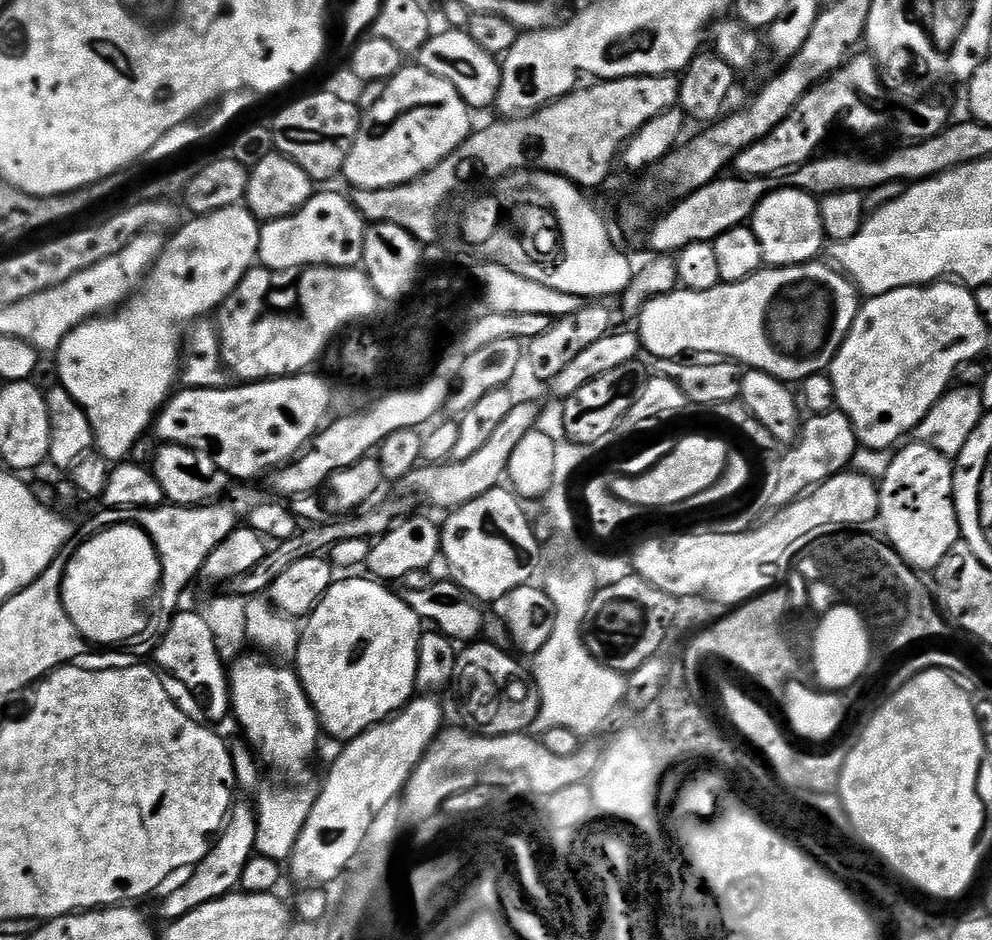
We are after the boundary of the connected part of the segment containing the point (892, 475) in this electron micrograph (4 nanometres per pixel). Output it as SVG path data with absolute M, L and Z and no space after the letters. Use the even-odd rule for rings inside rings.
M905 443L893 455L890 470L886 470L884 479L879 481L878 524L884 527L887 543L909 566L917 573L932 574L938 562L942 562L942 558L946 558L953 546L962 540L952 481L954 464L949 457L938 454L938 450L930 446L911 443Z

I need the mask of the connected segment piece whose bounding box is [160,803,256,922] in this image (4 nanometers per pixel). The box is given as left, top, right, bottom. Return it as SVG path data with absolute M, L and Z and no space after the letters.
M237 803L233 807L222 831L215 837L214 843L205 851L202 862L195 865L192 877L184 886L170 893L164 900L160 912L166 922L182 918L190 910L202 906L219 896L227 896L239 885L243 868L256 852L256 813L251 807Z

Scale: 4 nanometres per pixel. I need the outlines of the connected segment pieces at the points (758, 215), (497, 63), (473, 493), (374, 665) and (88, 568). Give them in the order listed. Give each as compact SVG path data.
M777 188L769 192L754 210L750 227L758 238L758 246L762 246L764 264L774 268L813 263L824 244L826 248L820 200L800 188Z
M464 30L437 31L418 53L419 67L430 70L430 74L438 74L438 78L446 78L454 90L458 90L460 97L466 101L469 109L491 109L496 103L496 95L500 89L501 61L491 56L474 38L468 36Z
M516 403L514 410L510 410L510 415L498 425L493 437L473 457L458 463L445 462L439 466L417 466L402 480L403 486L408 487L418 499L425 500L436 508L444 508L443 510L460 508L466 502L481 497L501 483L507 473L511 454L518 442L537 427L536 419L539 416L540 412L534 405Z
M352 574L349 580L337 579L326 590L324 597L316 604L316 608L307 617L306 623L303 625L300 634L300 645L298 646L298 654L294 661L294 671L299 676L302 686L306 690L306 694L310 698L310 702L316 711L316 717L320 723L323 735L325 737L333 736L339 742L347 742L356 736L361 736L366 730L370 730L376 724L390 716L395 716L409 700L413 699L416 692L416 675L418 674L418 642L420 641L420 633L422 631L422 621L418 618L418 614L414 614L414 610L410 610L410 606L406 606L403 595L391 592L387 583L381 582L375 578L365 578L360 574Z
M114 524L80 544L62 576L62 602L86 640L114 642L144 626L140 604L161 583L160 556L153 540L135 524Z

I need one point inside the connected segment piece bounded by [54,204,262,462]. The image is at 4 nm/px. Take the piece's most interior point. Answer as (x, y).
(120, 367)

